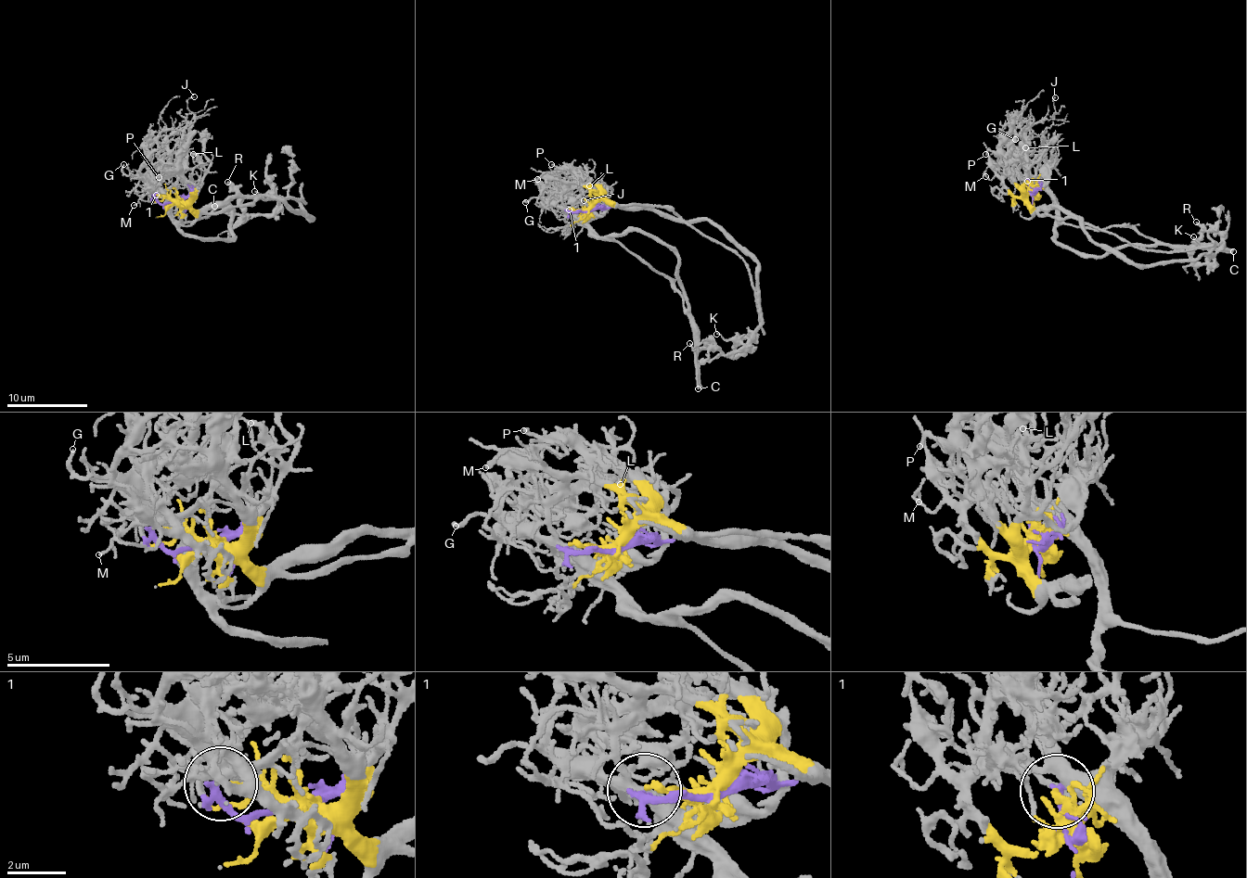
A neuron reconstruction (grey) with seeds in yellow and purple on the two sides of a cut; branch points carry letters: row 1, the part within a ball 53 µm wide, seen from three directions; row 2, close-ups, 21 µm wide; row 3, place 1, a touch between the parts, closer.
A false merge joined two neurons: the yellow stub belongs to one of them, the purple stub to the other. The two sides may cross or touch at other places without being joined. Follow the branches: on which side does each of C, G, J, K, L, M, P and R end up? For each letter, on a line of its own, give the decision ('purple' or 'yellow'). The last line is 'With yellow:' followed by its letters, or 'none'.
C: purple
G: purple
J: purple
K: yellow
L: yellow
M: yellow
P: yellow
R: yellow
With yellow: K, L, M, P, R

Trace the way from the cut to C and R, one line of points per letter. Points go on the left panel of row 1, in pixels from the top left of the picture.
C: (175, 201), (161, 203), (155, 196), (179, 222), (212, 213), (226, 201), (231, 209), (214, 206)
R: (175, 201), (196, 210), (276, 196), (313, 221), (289, 197), (247, 218), (228, 181)

